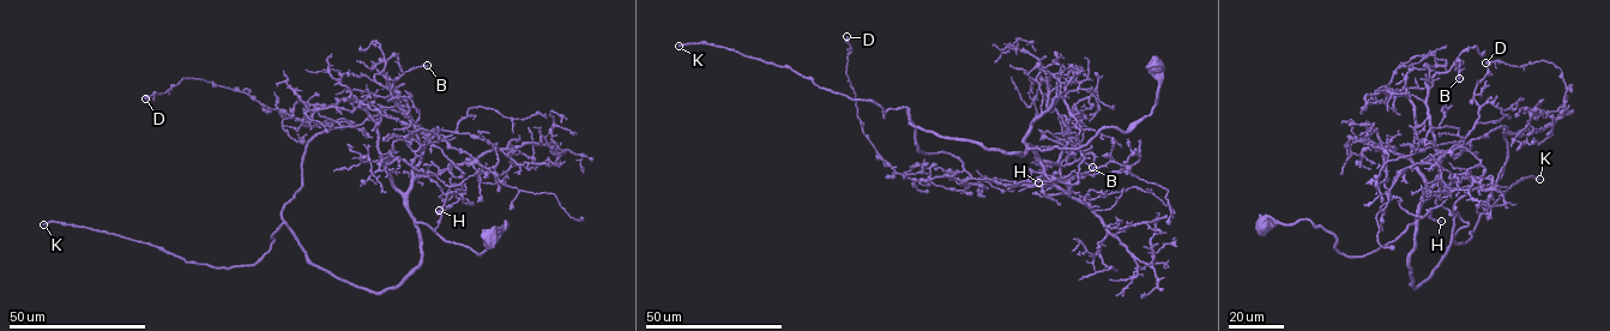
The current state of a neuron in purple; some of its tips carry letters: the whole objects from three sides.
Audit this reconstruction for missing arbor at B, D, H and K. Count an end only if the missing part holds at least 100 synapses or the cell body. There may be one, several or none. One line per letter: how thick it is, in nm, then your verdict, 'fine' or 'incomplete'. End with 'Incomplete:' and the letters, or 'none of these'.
B: 160 nm | fine
D: 300 nm | fine
H: 150 nm | fine
K: 280 nm | incomplete
Incomplete: K

